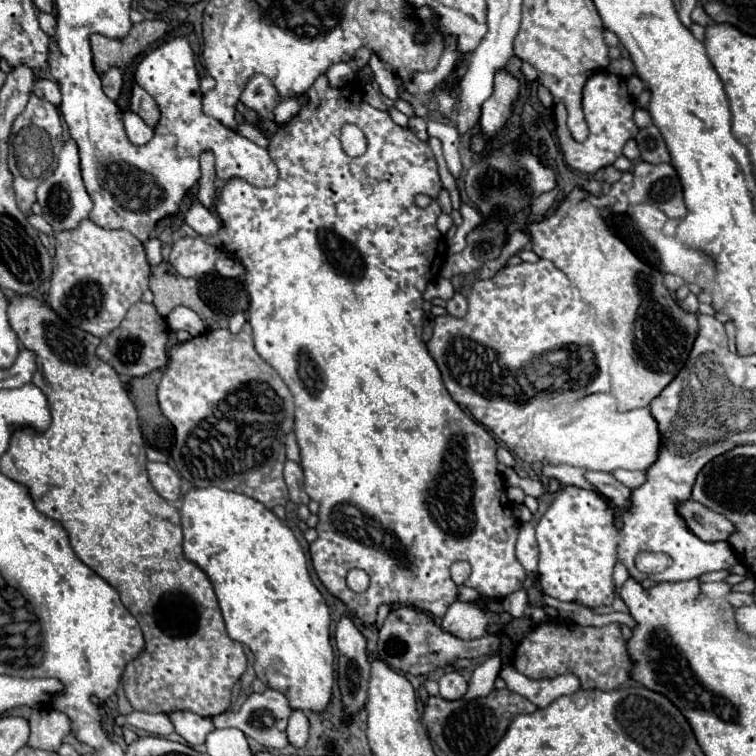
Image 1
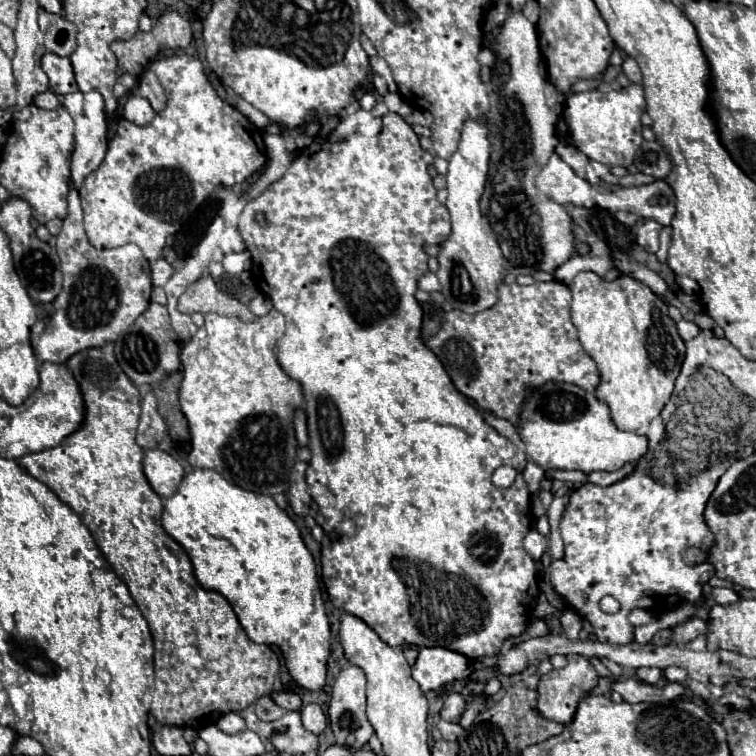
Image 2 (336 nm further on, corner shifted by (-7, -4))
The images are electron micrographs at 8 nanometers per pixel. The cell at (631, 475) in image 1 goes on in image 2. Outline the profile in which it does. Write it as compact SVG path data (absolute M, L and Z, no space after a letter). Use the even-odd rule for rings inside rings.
M626 463L624 467L612 471L612 473L608 473L608 471L592 471L592 473L586 475L586 481L588 483L594 483L594 485L600 485L600 487L608 487L608 485L620 481L622 477L626 477L632 471L634 471L634 465L632 463Z

